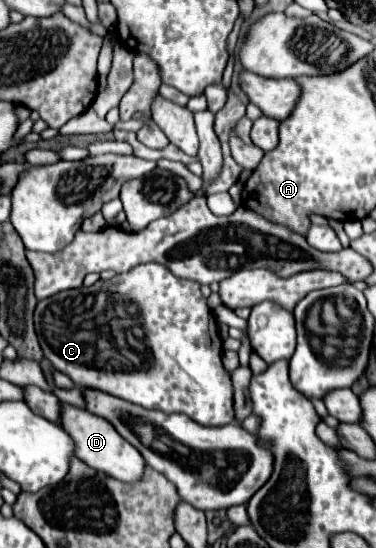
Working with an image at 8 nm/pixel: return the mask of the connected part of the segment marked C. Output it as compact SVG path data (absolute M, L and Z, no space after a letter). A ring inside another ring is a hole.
M148 262L126 274L118 274L108 282L98 280L90 288L82 286L40 300L34 312L34 322L44 356L80 388L98 388L142 408L156 408L168 414L182 412L202 426L234 422L232 384L222 366L222 338L198 282L178 278L170 274L166 266ZM130 330L142 330L142 342L130 342L130 338L134 338L130 336Z

